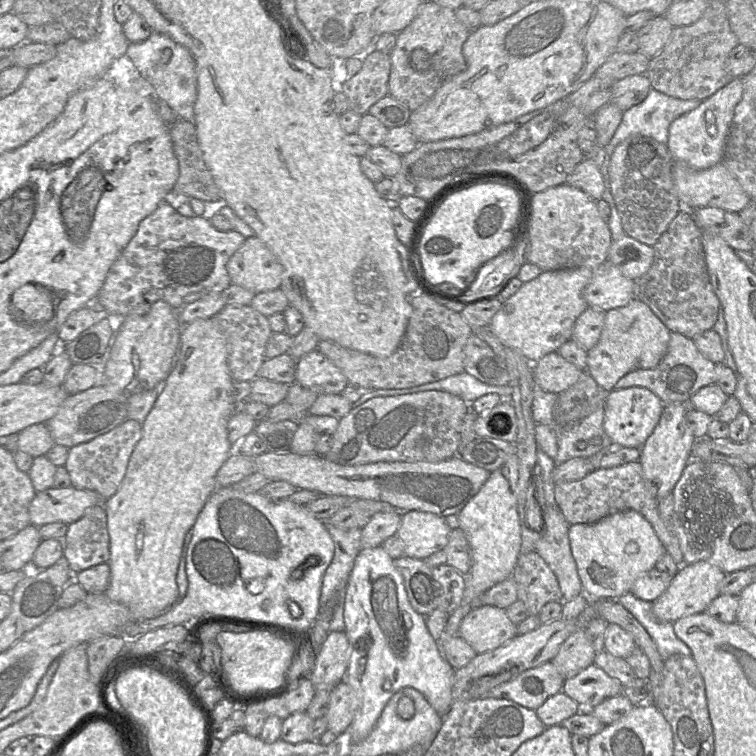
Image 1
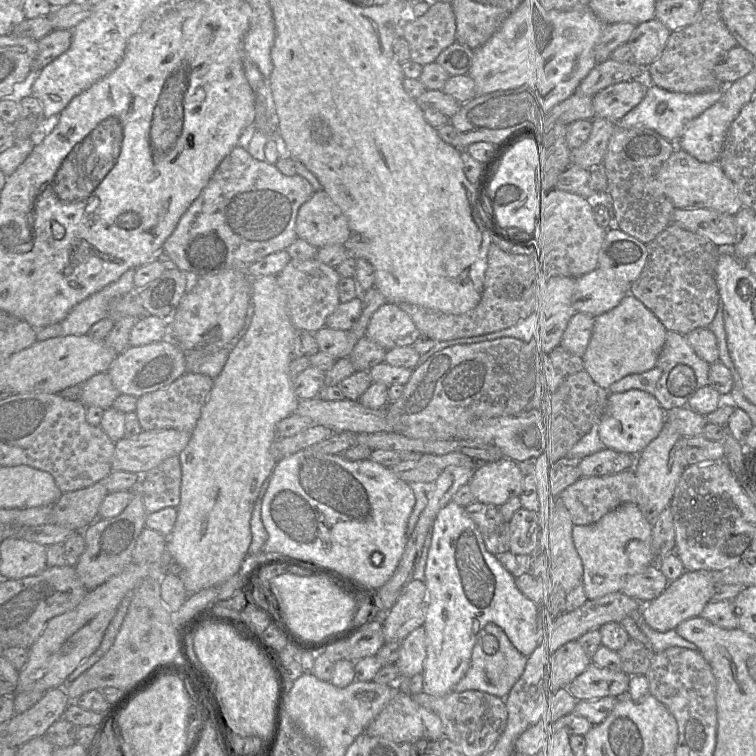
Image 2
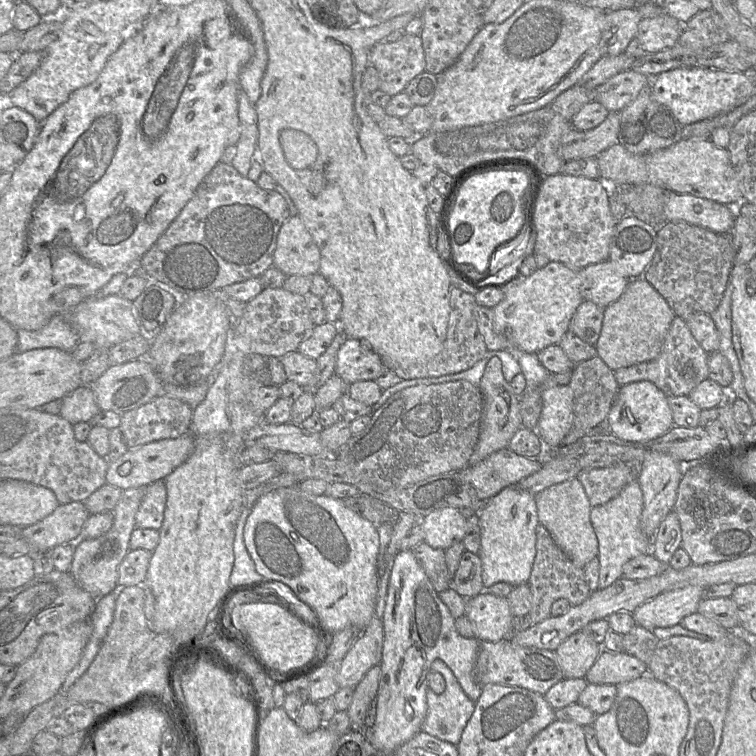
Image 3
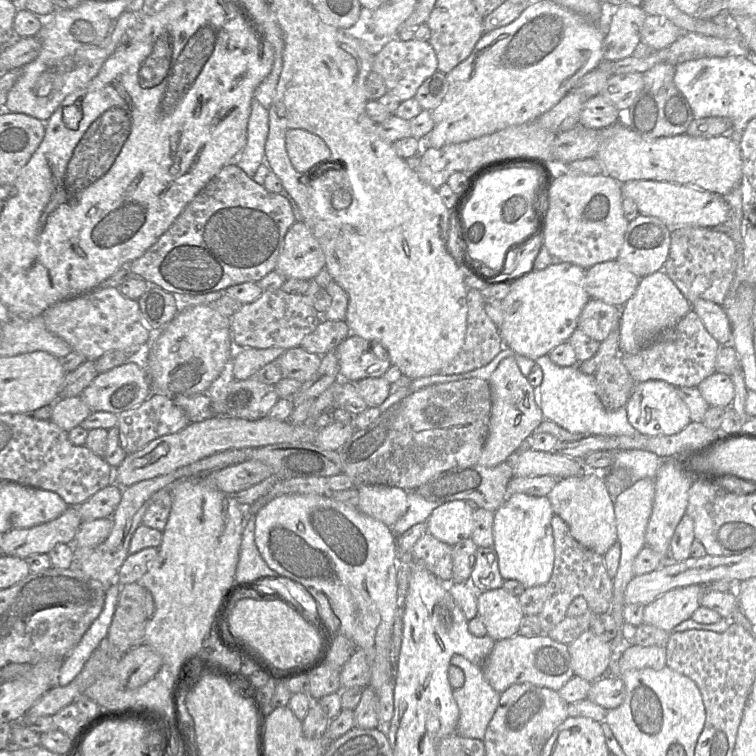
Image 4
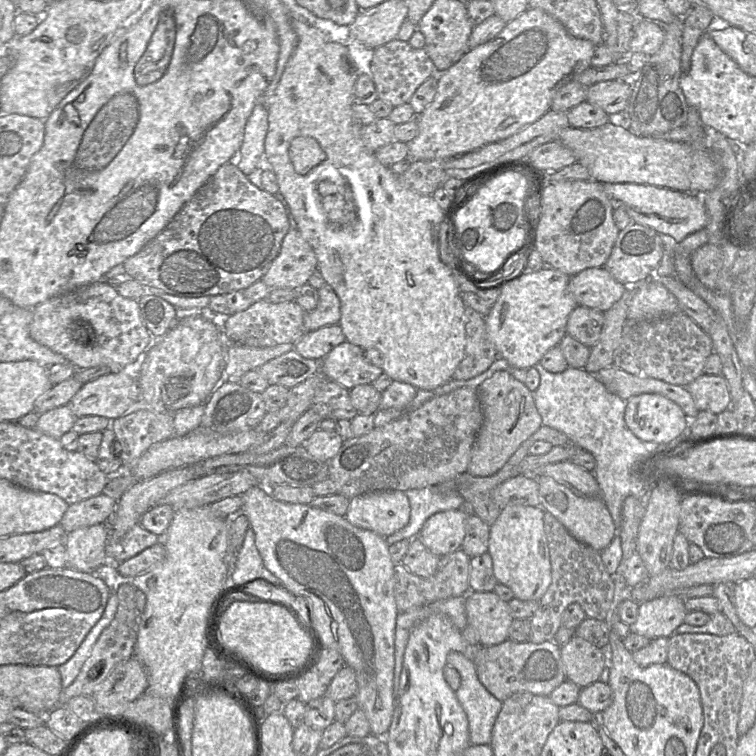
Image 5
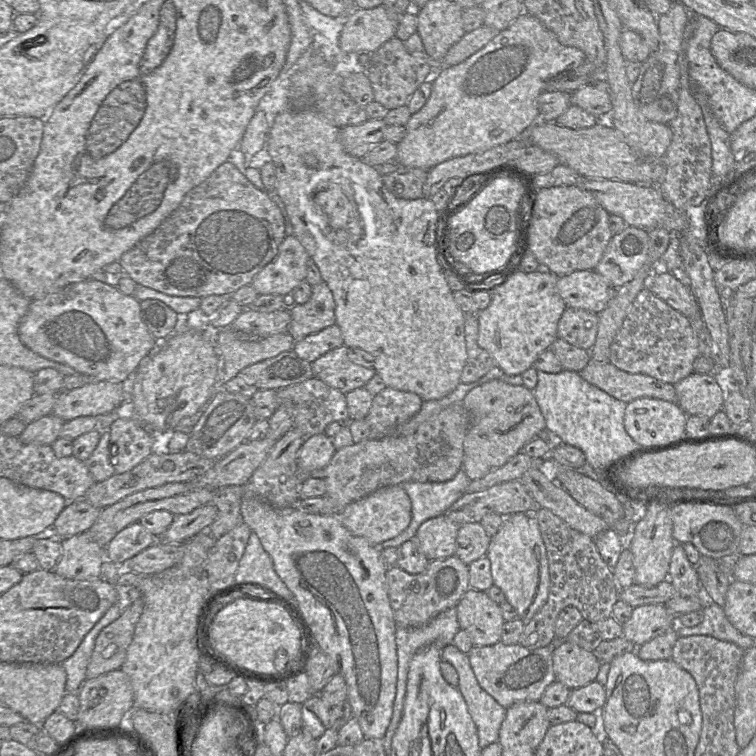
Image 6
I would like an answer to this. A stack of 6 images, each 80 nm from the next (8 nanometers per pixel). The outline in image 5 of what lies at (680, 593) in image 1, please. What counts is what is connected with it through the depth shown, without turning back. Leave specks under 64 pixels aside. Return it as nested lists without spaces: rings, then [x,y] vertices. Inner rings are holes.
[[[662,596],[638,605],[638,616],[630,626],[631,632],[650,640],[669,638],[684,622],[687,614],[684,599],[678,596]]]

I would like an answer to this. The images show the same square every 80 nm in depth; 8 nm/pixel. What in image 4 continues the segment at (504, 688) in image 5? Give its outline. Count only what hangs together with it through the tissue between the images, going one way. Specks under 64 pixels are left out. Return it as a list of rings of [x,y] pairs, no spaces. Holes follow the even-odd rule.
[[[516,634],[496,642],[482,666],[482,671],[492,689],[499,694],[514,684],[522,683],[559,691],[575,676],[568,645],[542,635],[525,637]]]

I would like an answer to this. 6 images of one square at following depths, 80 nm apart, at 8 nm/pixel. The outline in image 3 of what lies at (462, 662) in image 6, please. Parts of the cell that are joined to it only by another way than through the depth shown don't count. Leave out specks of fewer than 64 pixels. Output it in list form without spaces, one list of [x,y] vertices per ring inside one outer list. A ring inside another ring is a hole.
[[[441,660],[434,661],[432,663],[432,671],[440,673],[445,678],[446,691],[442,694],[437,694],[433,689],[428,690],[428,710],[421,728],[424,728],[424,732],[429,735],[457,745],[461,739],[462,732],[475,710],[476,702],[472,701],[465,694],[452,670],[444,662]]]

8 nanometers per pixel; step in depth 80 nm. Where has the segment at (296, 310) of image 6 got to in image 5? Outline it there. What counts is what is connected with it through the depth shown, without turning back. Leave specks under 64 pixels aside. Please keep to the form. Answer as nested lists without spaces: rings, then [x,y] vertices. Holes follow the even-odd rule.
[[[326,283],[318,289],[318,295],[317,306],[313,310],[307,311],[304,316],[306,332],[339,324],[341,317],[340,300],[333,288]]]

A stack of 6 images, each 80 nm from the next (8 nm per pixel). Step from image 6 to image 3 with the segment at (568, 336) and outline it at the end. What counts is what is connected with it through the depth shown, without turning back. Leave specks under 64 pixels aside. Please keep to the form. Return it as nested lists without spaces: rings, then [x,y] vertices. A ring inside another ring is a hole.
[[[584,300],[577,308],[569,326],[572,334],[595,346],[602,328],[604,308]]]

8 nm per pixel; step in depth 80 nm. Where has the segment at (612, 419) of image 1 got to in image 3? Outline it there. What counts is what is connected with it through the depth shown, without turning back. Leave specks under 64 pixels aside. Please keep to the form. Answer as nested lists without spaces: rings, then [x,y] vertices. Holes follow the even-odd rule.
[[[649,381],[620,386],[606,421],[614,436],[632,443],[647,443],[665,435],[674,427],[668,396]]]

